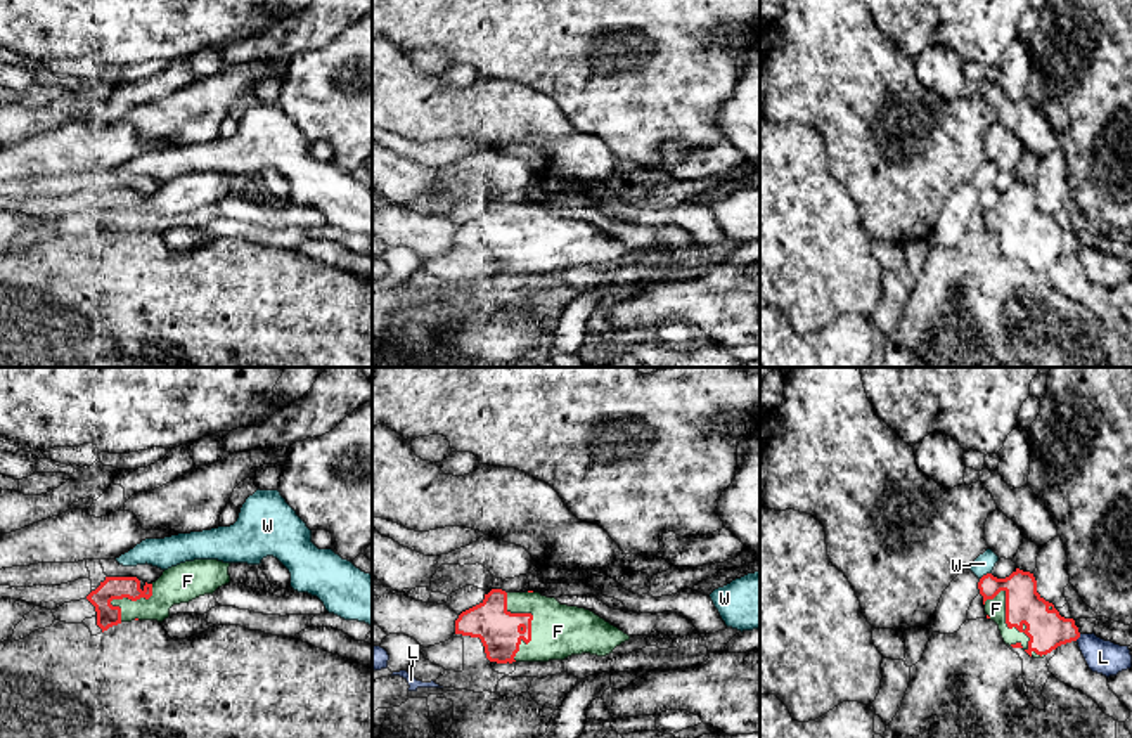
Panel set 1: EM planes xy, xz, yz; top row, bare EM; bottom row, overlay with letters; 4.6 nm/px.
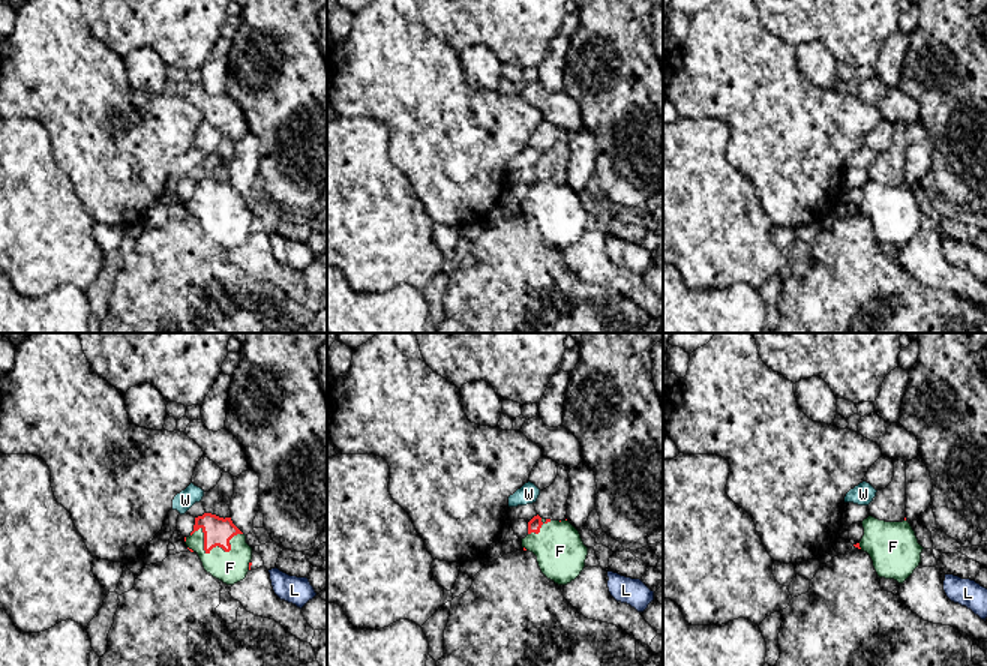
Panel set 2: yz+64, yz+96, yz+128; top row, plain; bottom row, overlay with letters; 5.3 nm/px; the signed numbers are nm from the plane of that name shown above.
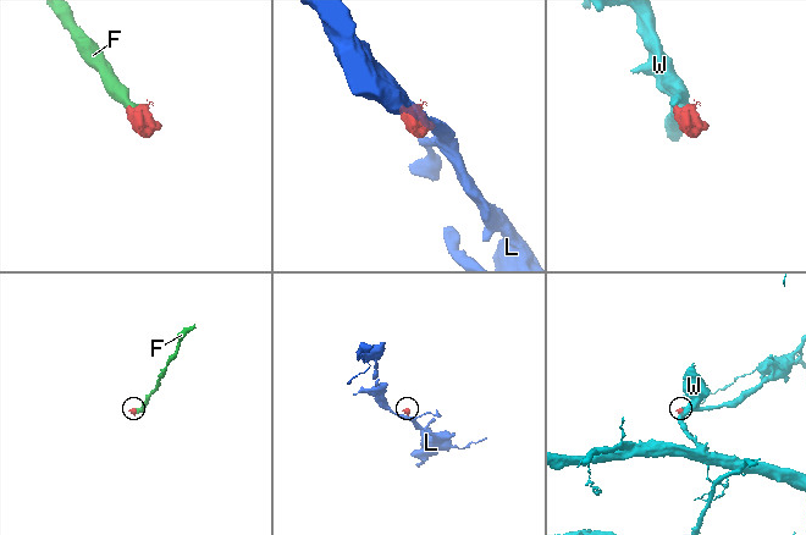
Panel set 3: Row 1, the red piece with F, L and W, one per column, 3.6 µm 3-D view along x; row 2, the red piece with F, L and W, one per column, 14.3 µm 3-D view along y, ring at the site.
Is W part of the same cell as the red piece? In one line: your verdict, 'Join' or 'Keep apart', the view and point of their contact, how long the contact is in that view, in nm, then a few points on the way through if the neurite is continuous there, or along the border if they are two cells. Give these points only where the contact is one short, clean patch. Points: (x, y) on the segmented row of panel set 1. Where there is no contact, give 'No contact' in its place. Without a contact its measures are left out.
Keep apart. Touches red at yz (987, 574). Shared border 70 nm

